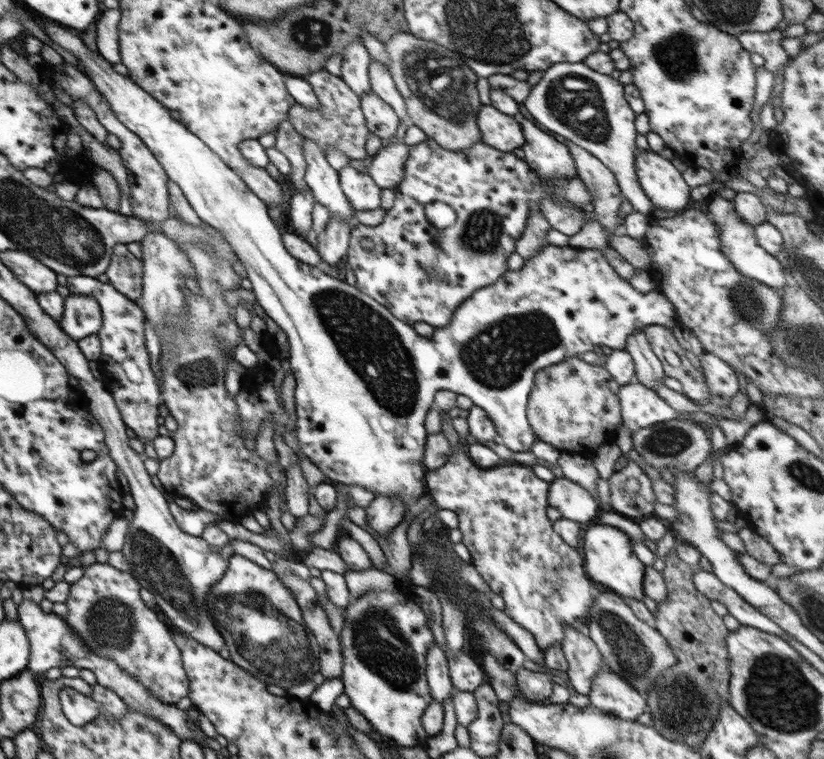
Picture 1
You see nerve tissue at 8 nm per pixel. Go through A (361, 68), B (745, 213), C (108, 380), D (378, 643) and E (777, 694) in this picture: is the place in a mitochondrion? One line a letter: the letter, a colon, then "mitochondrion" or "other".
A: other
B: other
C: other
D: mitochondrion
E: mitochondrion

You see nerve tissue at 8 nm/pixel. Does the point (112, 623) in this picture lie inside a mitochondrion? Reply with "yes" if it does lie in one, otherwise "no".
yes

